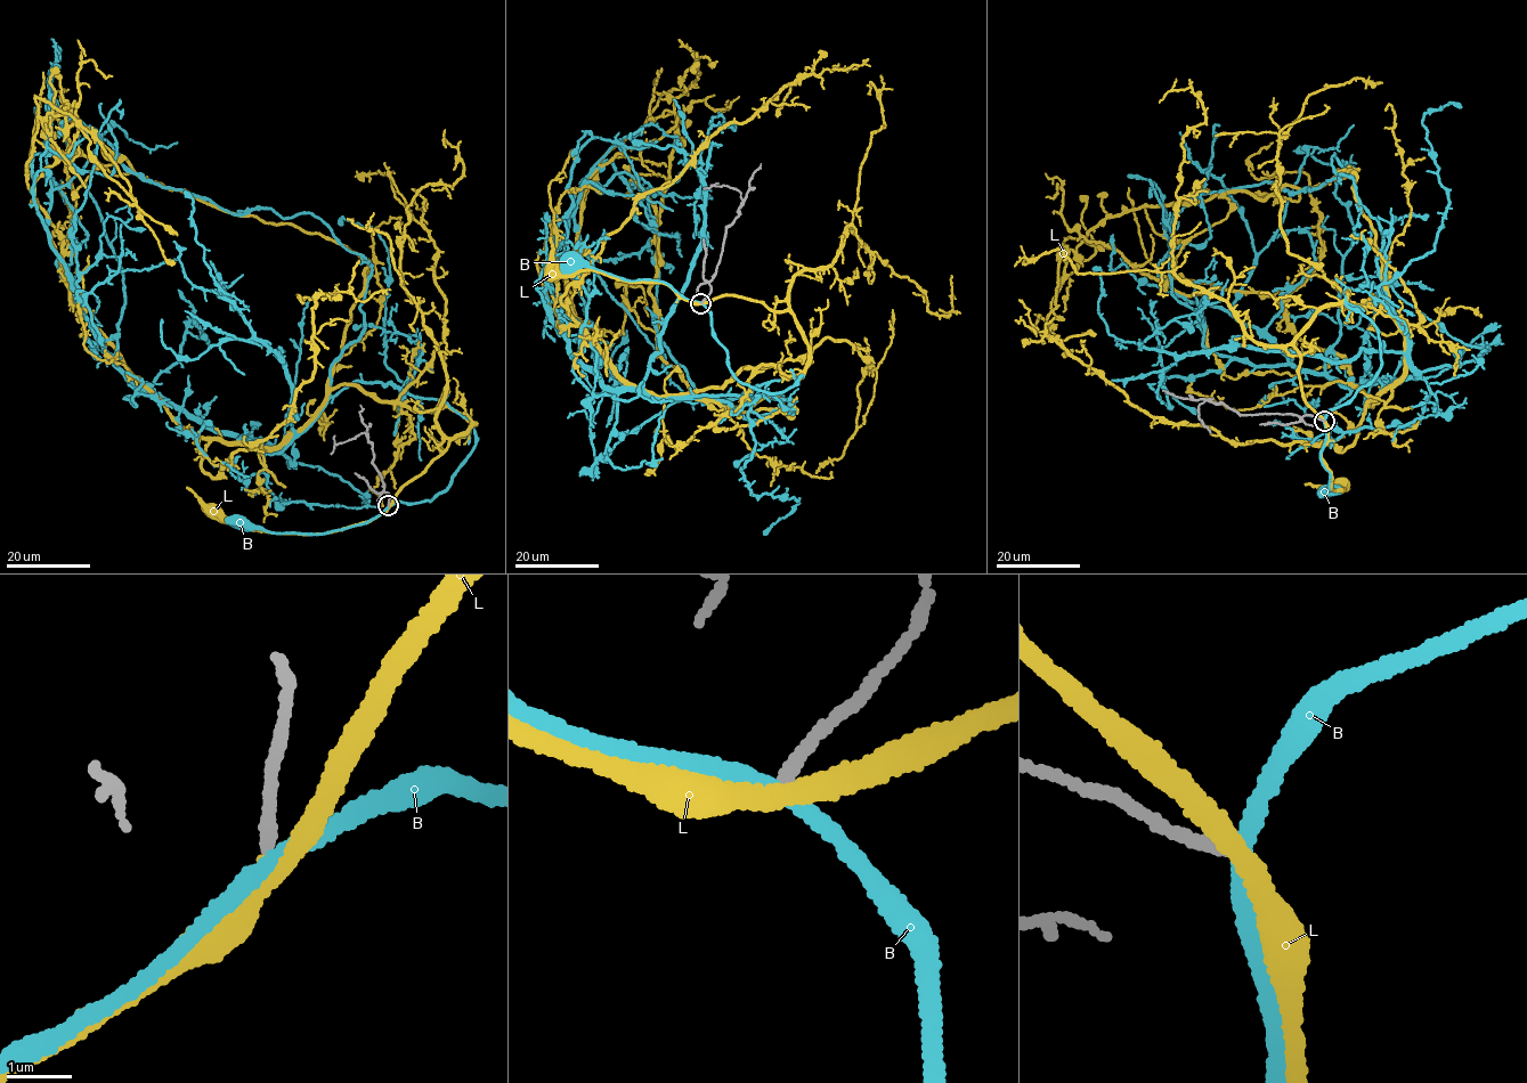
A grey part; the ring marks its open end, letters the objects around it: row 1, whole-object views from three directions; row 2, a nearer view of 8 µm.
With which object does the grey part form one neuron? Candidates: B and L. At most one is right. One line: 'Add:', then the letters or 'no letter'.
Add: L

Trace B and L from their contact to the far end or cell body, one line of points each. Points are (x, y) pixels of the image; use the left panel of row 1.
B: (388, 505), (360, 524), (316, 535), (248, 530), (240, 522)
L: (388, 506), (379, 515), (350, 527), (318, 534), (276, 534), (241, 528), (220, 511), (212, 511)

